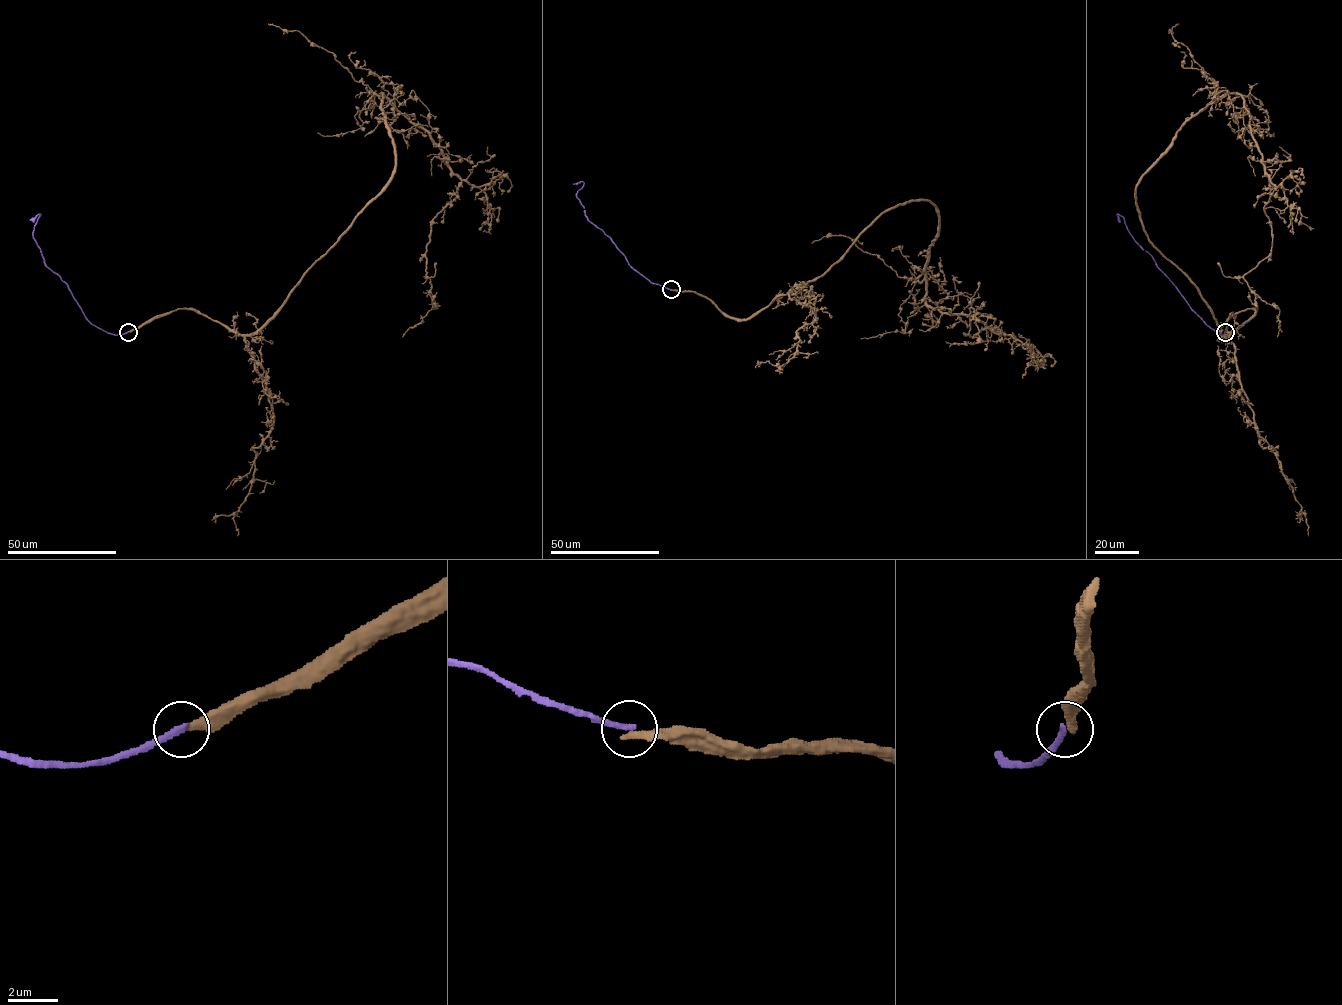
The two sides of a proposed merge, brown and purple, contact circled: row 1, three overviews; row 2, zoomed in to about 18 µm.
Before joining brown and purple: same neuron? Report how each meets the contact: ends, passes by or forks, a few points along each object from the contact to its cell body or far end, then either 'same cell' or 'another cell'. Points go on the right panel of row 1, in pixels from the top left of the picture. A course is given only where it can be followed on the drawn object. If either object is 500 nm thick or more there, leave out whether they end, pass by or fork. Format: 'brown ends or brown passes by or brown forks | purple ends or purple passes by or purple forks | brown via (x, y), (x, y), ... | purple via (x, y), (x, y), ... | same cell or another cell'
brown ends | purple ends | brown via (1225, 332), (1255, 311), (1221, 334), (1149, 240), (1136, 186), (1238, 94), (1272, 242), (1243, 279), (1277, 337) | purple via (1225, 332), (1220, 335), (1202, 320), (1133, 238), (1123, 218), (1117, 214), (1120, 220) | another cell

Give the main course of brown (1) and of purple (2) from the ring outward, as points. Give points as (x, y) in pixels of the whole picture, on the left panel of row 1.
1: (127, 332), (183, 309), (254, 334), (391, 175), (383, 94), (461, 180), (431, 222), (435, 307), (402, 337)
2: (127, 332), (107, 333), (88, 320), (68, 285), (44, 262), (33, 238), (40, 214), (30, 220)

